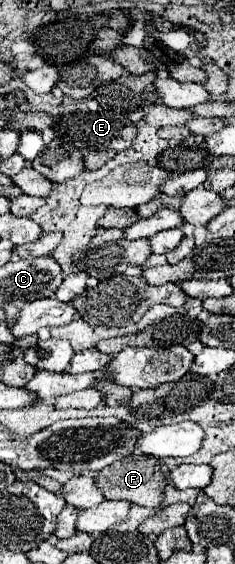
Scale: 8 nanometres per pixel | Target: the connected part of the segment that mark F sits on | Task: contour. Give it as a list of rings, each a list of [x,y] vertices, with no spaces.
[[[134,453],[130,457],[124,457],[102,471],[96,473],[96,487],[102,491],[102,495],[110,501],[130,501],[142,507],[158,507],[162,501],[162,485],[168,483],[168,473],[160,471],[160,461],[142,453]]]

